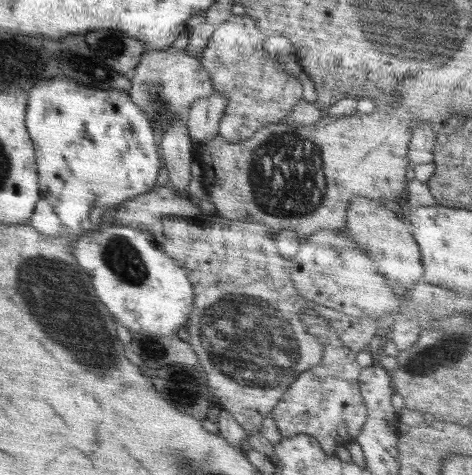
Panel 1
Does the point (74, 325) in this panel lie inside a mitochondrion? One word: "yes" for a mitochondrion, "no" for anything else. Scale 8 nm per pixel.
yes

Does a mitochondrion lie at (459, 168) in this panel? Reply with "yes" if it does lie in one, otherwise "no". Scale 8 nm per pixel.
no

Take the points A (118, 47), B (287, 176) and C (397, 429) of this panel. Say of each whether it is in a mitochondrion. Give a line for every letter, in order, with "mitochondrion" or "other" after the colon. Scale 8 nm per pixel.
A: mitochondrion
B: mitochondrion
C: other

